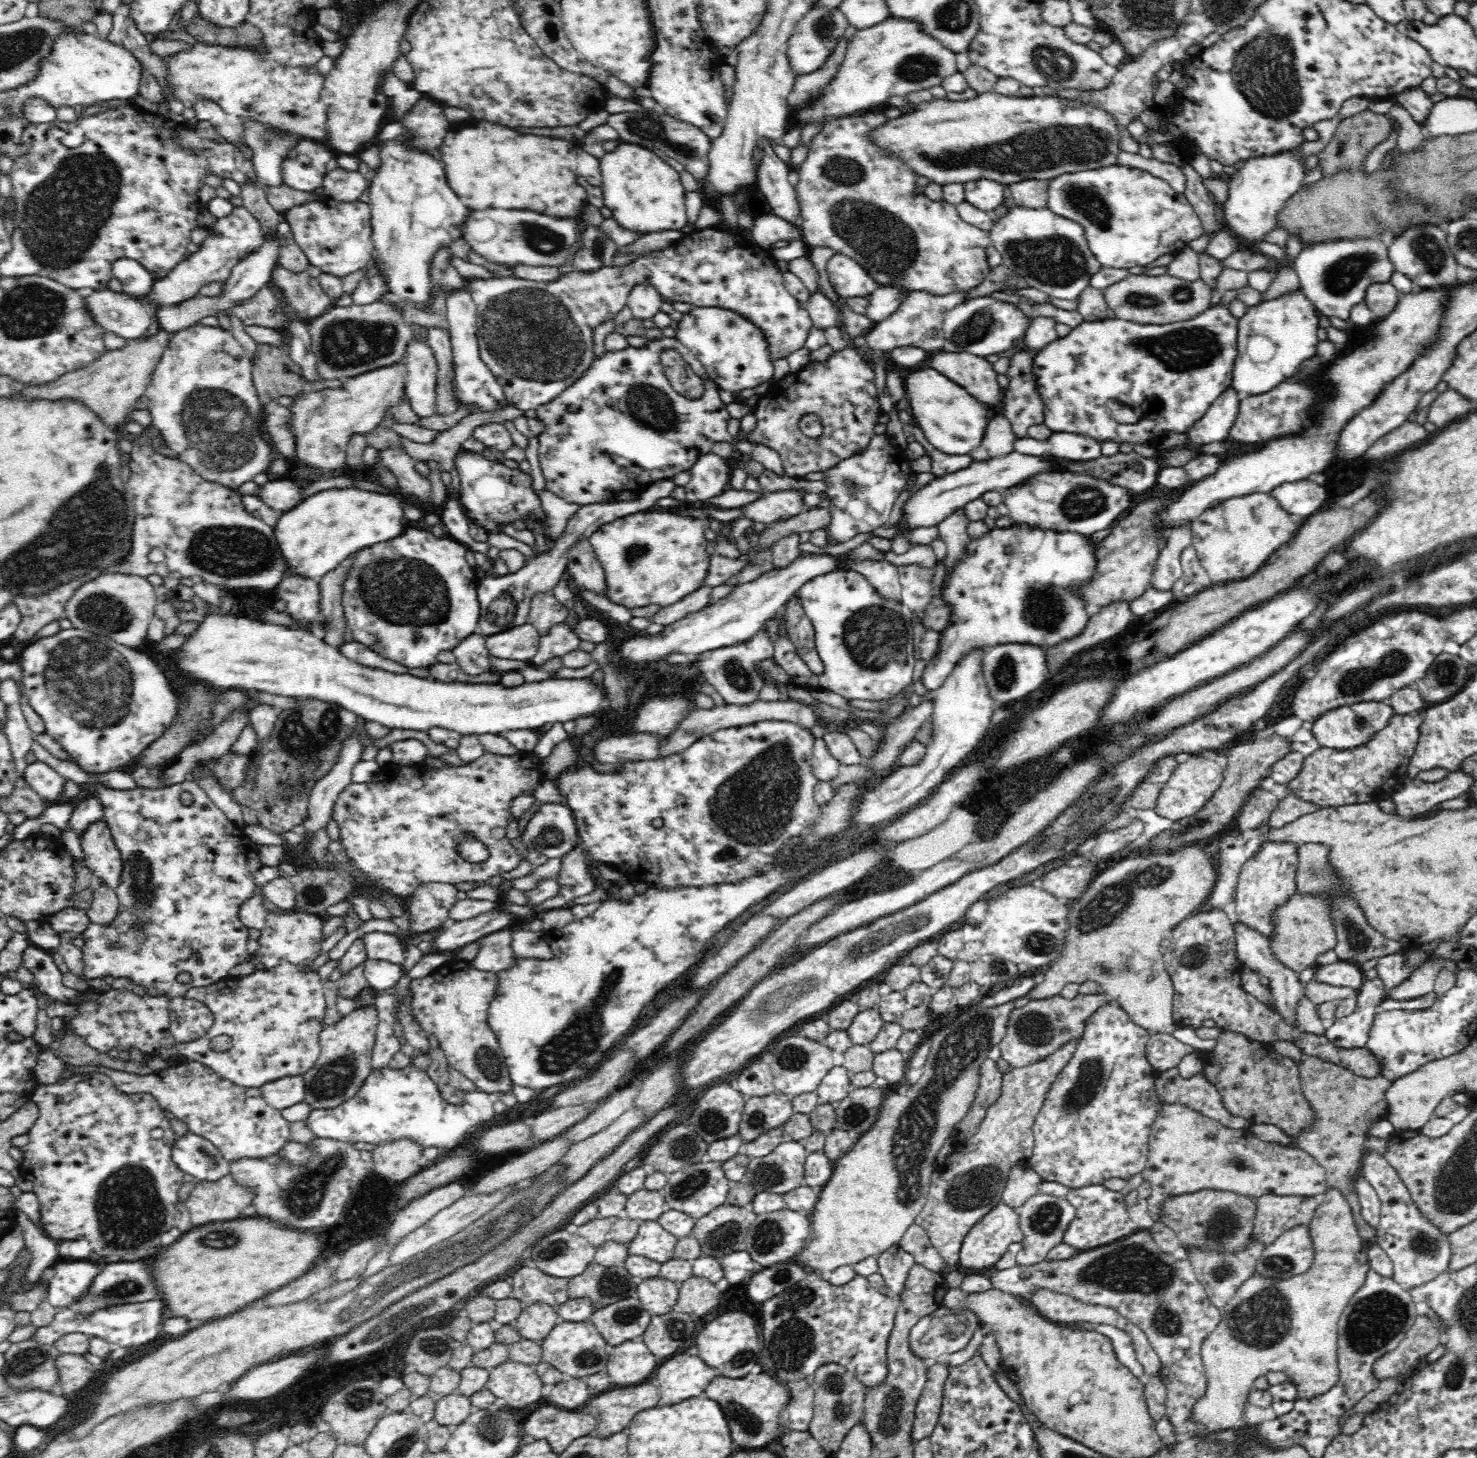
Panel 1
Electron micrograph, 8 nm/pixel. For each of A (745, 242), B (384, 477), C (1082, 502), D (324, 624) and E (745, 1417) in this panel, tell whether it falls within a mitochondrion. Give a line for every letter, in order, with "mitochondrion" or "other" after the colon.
A: other
B: mitochondrion
C: mitochondrion
D: other
E: mitochondrion

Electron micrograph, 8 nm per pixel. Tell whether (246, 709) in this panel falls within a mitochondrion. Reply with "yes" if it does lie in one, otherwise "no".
no

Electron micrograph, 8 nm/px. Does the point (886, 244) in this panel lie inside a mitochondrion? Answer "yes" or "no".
yes

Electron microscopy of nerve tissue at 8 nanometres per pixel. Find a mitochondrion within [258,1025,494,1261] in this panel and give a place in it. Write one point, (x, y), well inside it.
(304, 1199)

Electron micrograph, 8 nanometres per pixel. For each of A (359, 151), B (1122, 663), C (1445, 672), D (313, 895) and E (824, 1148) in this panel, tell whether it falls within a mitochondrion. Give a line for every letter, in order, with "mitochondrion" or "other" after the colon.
A: other
B: other
C: mitochondrion
D: mitochondrion
E: other

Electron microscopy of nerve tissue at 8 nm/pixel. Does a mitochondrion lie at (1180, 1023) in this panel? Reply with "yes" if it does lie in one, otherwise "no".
no

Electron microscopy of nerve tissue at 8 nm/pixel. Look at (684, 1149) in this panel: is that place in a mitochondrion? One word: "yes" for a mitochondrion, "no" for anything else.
yes

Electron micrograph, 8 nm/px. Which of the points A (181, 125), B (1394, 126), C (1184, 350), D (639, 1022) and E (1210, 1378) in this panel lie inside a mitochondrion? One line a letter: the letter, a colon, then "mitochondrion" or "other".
A: other
B: other
C: mitochondrion
D: other
E: other

